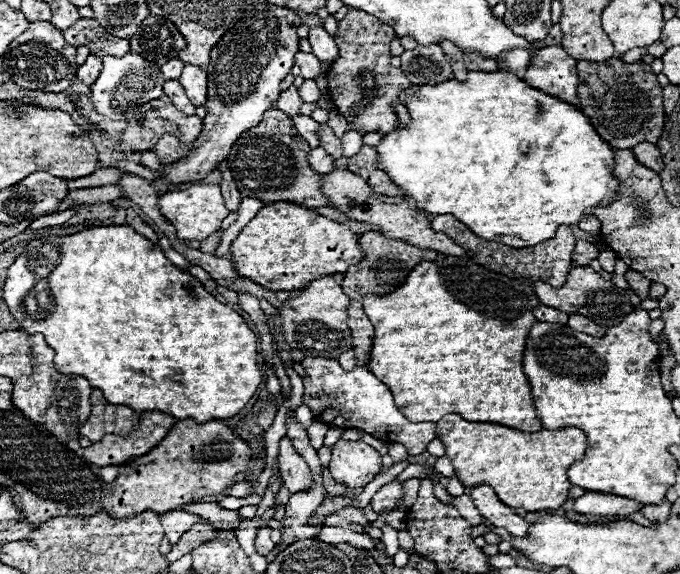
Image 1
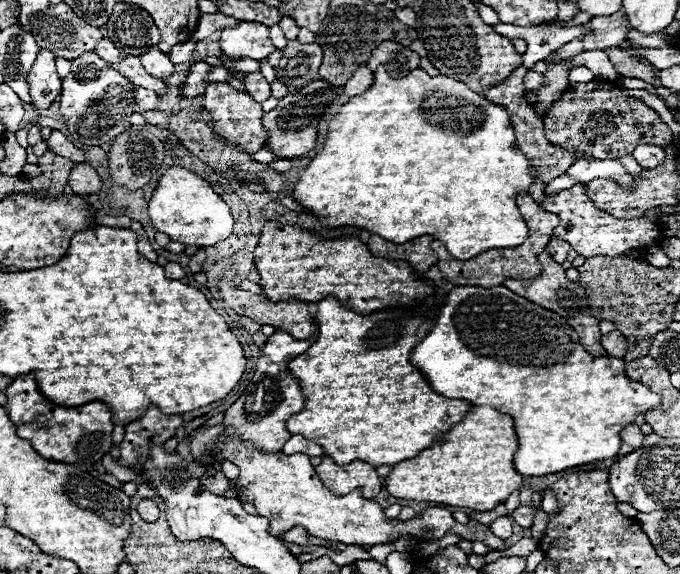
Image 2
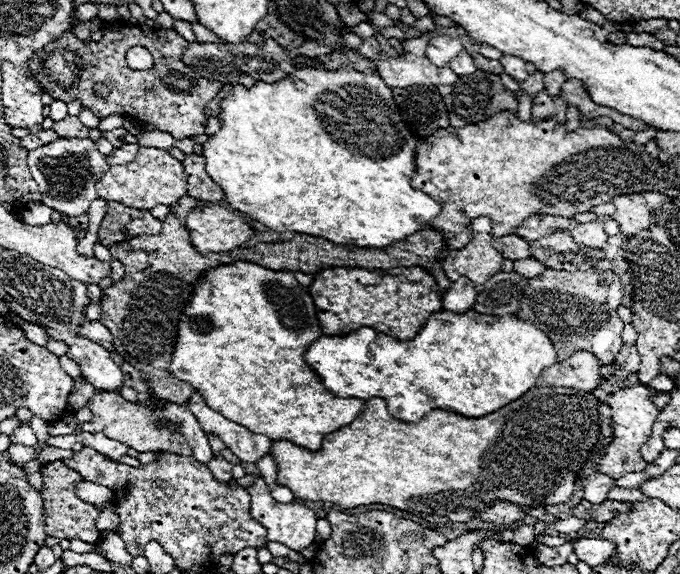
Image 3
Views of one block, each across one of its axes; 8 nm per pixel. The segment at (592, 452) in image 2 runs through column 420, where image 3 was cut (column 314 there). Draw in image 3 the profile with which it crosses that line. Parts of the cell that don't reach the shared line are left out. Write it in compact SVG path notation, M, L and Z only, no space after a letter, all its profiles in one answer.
M442 310L432 314L412 340L404 342L372 328L360 328L348 336L320 336L308 346L304 360L316 370L330 394L362 400L382 398L392 416L402 422L418 422L424 414L436 408L452 410L466 418L480 418L500 410L536 386L540 372L546 366L556 364L556 350L542 330L512 314L484 316L474 310L468 310L466 314L450 314Z

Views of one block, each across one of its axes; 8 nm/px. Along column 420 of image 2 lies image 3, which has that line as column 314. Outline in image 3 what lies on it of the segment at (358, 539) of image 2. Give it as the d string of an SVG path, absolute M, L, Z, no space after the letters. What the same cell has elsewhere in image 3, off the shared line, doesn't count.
M256 476L254 480L254 486L248 488L248 494L250 494L250 514L256 522L260 522L266 532L268 532L268 540L270 542L280 542L284 546L288 546L290 550L304 550L306 546L310 546L314 542L314 536L316 536L316 514L306 508L304 504L280 504L276 502L272 496L270 496L270 490L266 486L266 482Z

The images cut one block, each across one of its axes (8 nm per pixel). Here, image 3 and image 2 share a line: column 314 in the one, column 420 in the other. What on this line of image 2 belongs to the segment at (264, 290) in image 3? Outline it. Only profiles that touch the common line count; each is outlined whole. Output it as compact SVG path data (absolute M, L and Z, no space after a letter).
M326 296L318 304L318 326L320 336L304 354L290 360L288 368L298 378L304 394L304 410L290 416L286 428L290 434L302 434L322 446L324 456L330 456L338 466L354 460L364 460L370 466L394 466L406 458L414 458L418 452L428 448L436 436L448 432L458 424L470 410L466 400L444 398L428 386L426 378L408 362L412 348L428 334L436 322L436 310L432 302L426 302L418 310L380 310L370 316L360 316L352 310L342 308L332 296Z

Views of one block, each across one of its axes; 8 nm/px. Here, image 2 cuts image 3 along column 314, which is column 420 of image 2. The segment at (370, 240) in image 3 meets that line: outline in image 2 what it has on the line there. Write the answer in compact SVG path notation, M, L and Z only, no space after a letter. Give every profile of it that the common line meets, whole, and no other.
M378 66L378 70L374 72L374 84L364 94L352 96L346 104L342 104L342 108L338 110L334 120L328 124L324 148L322 148L322 152L318 152L312 158L312 162L298 176L298 182L292 188L292 198L302 208L306 208L314 218L318 218L324 228L356 226L356 228L368 230L372 234L378 234L384 240L390 240L394 244L404 244L408 240L414 240L418 236L428 234L436 240L442 240L454 258L468 260L468 258L474 258L476 254L482 254L482 252L492 250L492 248L520 246L526 240L528 230L526 230L524 218L516 210L516 192L528 190L528 186L534 180L536 178L532 176L532 168L528 164L528 158L518 150L514 130L512 130L512 122L508 118L508 112L502 106L492 104L484 96L472 92L464 82L456 82L456 80L442 76L442 74L440 76L428 76L424 70L416 68L408 76L396 80L386 72L384 66Z

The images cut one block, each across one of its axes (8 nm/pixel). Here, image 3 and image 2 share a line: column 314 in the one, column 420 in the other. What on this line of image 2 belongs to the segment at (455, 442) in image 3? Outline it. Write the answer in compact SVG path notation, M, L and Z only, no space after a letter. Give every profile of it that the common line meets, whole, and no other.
M472 406L466 418L462 418L460 424L452 426L450 432L438 436L430 448L422 450L414 458L402 460L396 466L392 466L390 474L386 476L384 488L390 492L390 496L402 500L426 500L446 506L460 506L460 508L488 512L494 510L498 504L506 502L506 498L522 484L522 476L512 466L516 448L518 448L518 440L514 434L514 426L506 414L500 414L490 406Z

